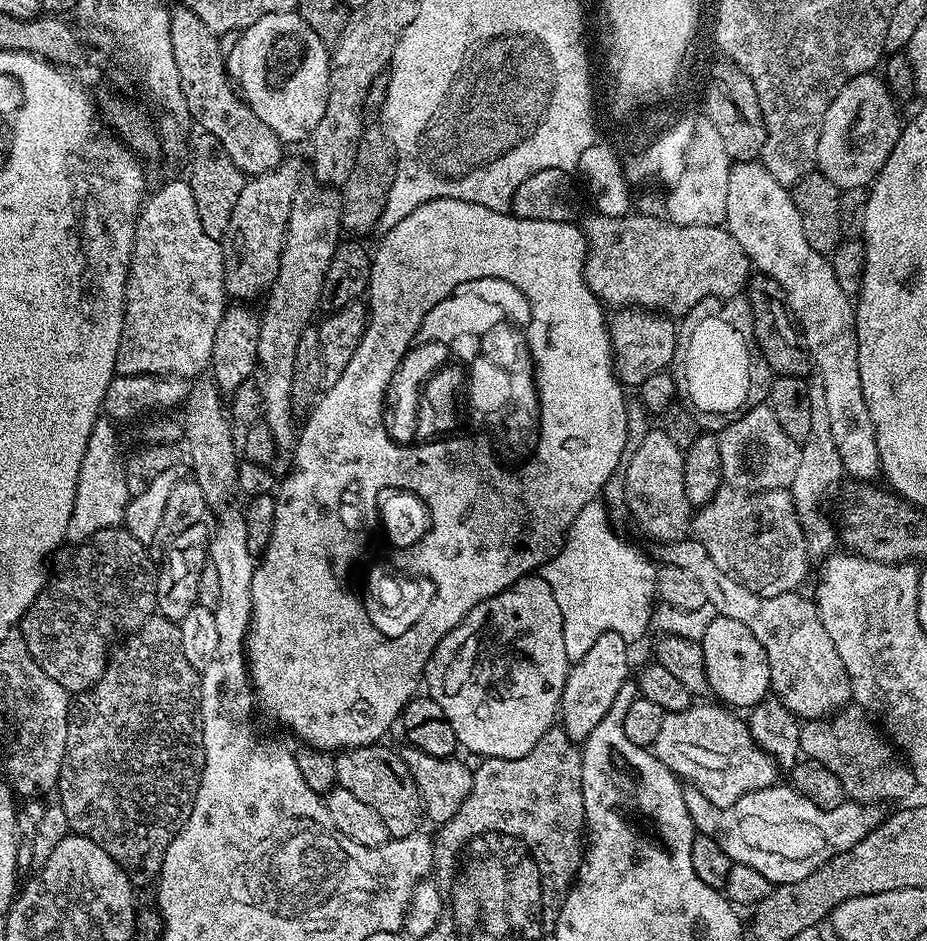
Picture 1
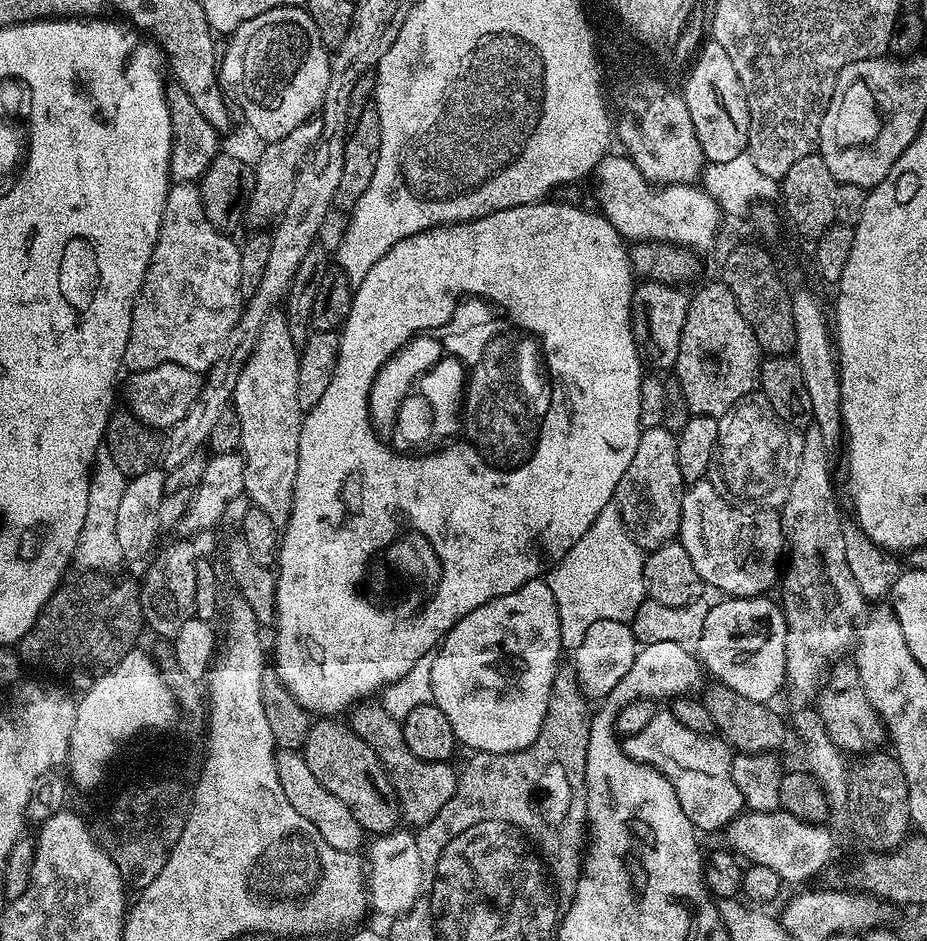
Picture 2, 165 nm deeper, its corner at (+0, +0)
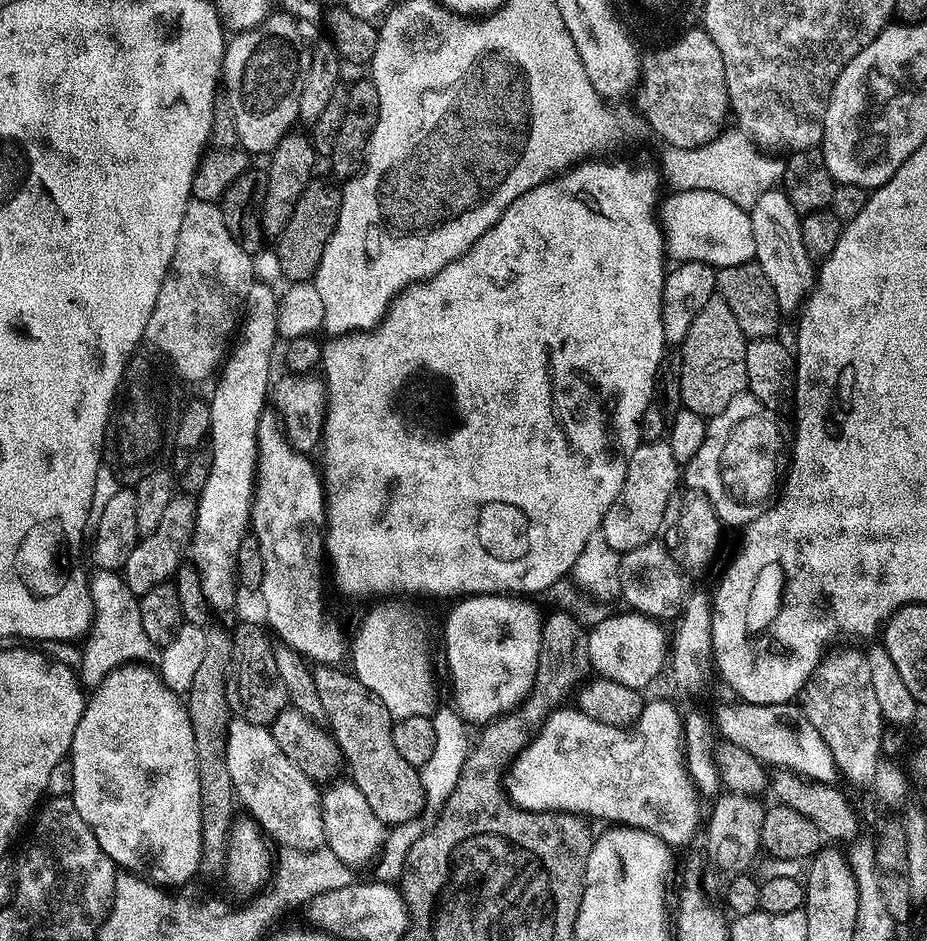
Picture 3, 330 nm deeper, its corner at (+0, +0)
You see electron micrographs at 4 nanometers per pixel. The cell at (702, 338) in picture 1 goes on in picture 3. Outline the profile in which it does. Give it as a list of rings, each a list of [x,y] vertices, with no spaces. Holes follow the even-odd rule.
[[[714,294],[698,310],[694,322],[678,351],[682,358],[680,371],[680,399],[683,407],[694,410],[694,414],[711,418],[718,415],[735,396],[740,395],[748,386],[746,378],[746,346],[738,321],[731,313],[730,307],[720,295]]]

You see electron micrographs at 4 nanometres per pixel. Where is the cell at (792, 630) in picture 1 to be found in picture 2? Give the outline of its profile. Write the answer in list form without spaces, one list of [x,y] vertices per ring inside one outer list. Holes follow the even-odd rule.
[[[838,666],[833,669],[832,676],[821,692],[818,702],[818,711],[830,738],[846,754],[851,752],[868,752],[876,754],[886,744],[886,727],[883,720],[876,712],[874,706],[870,706],[870,698],[866,698],[866,690],[862,690],[862,678],[858,678],[858,670],[855,666]]]

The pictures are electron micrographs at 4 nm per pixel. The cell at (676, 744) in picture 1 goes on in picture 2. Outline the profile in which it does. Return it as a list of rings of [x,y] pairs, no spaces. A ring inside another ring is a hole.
[[[660,710],[638,734],[623,737],[624,752],[629,761],[651,764],[668,780],[686,818],[701,833],[727,829],[740,815],[744,799],[732,781],[733,753],[715,735],[703,736],[682,726],[671,711]]]

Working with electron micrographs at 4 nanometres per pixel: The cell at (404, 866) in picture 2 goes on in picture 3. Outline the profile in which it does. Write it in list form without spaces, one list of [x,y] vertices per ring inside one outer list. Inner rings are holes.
[[[340,783],[325,787],[320,797],[320,809],[324,818],[324,844],[334,854],[338,854],[340,861],[356,870],[359,869],[359,864],[368,864],[379,854],[380,847],[384,844],[386,825],[380,821],[378,814],[374,814],[374,810],[370,810],[366,794],[362,794],[356,784]]]

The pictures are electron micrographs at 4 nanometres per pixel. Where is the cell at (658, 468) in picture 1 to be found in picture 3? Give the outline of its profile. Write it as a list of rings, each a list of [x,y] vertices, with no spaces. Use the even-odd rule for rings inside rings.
[[[664,440],[641,442],[634,450],[626,470],[626,482],[614,498],[614,506],[606,510],[602,535],[615,552],[621,554],[649,544],[661,535],[664,515],[670,498],[678,491],[682,480],[682,465],[674,458],[674,450]]]

